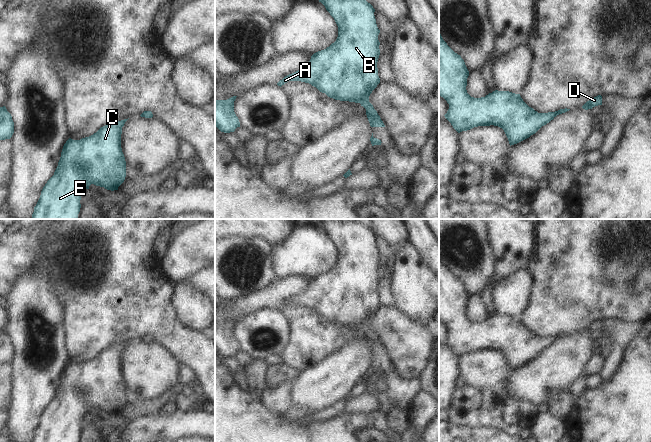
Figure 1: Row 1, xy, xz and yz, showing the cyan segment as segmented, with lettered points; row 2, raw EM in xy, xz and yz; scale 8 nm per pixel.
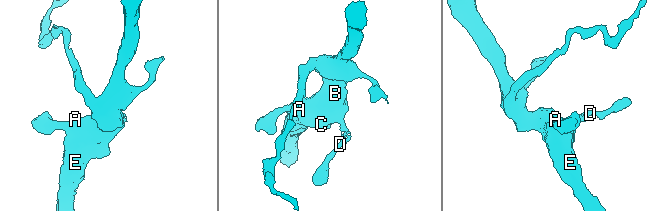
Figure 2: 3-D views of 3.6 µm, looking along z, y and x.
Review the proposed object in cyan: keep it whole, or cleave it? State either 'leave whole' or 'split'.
leave whole

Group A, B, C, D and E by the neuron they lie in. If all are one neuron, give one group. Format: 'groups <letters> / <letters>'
groups A B C D E

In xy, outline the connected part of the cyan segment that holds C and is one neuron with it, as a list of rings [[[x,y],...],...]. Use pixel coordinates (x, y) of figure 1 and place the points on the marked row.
[[[127,120],[110,121],[89,137],[66,141],[54,175],[43,187],[31,219],[78,219],[81,196],[91,184],[111,191],[118,190],[126,177],[121,134]]]

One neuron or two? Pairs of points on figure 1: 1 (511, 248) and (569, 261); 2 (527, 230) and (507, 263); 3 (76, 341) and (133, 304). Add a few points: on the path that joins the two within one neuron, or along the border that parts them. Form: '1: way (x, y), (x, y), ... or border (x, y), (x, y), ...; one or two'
1: border (535, 229), (535, 246), (526, 265); two
2: way (519, 238), (512, 245), (511, 255); one
3: way (90, 327), (113, 304), (119, 304); one

